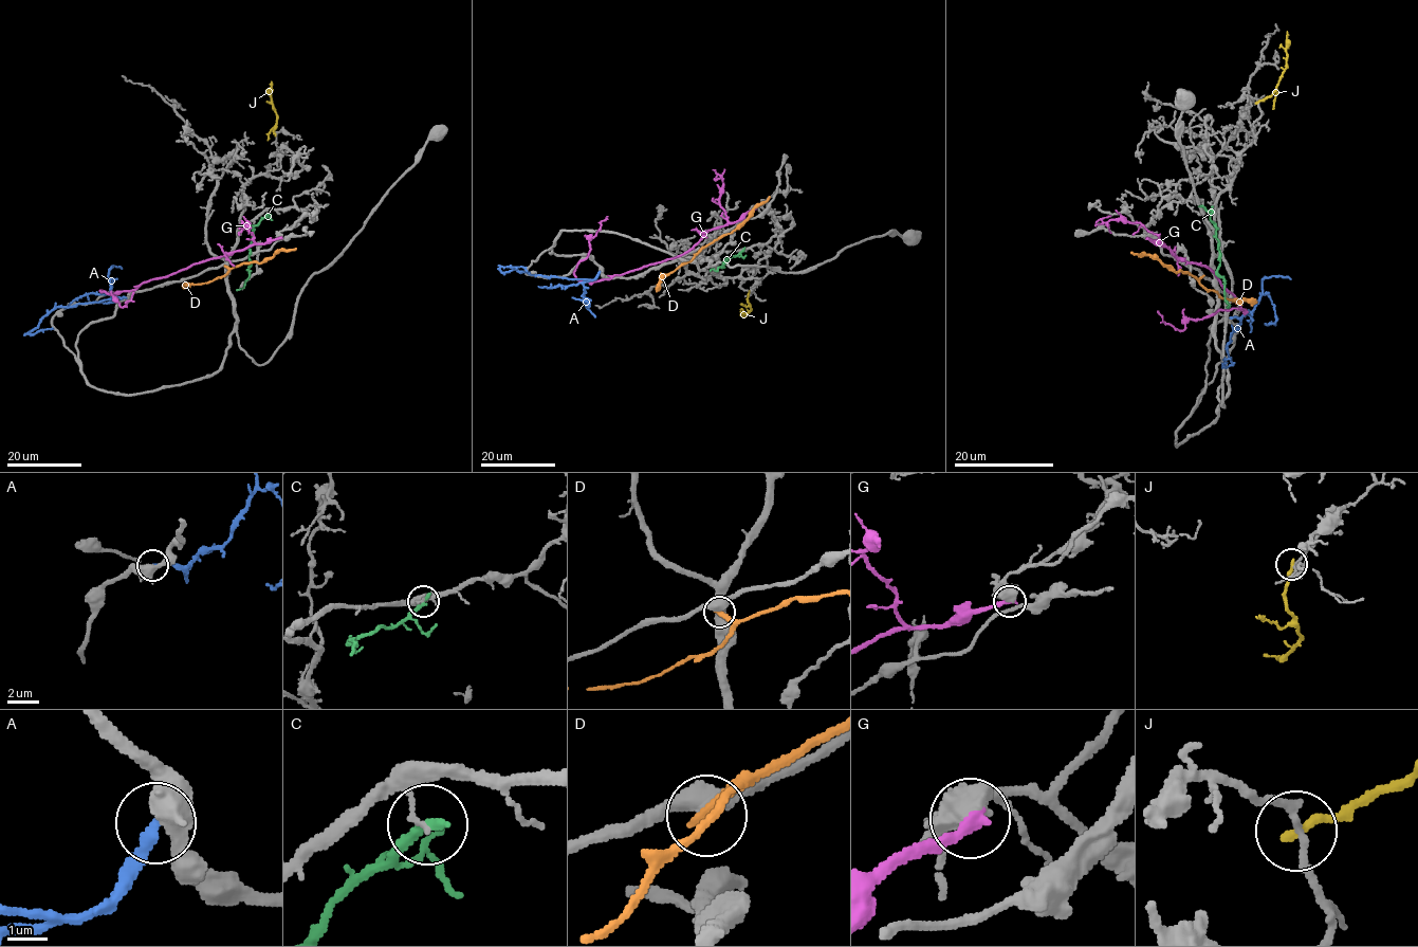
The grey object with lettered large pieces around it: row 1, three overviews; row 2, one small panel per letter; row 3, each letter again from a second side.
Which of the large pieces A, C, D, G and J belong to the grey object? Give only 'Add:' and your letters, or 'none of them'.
Add: none of them

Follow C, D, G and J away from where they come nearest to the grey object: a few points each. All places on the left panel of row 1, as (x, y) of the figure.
C: (269, 214), (253, 226), (249, 248), (250, 277), (243, 288), (236, 289)
D: (226, 266), (261, 263), (279, 250), (296, 248)
G: (280, 238), (195, 263), (143, 281), (136, 288), (114, 293), (99, 291), (114, 296), (123, 307), (133, 292)
J: (275, 134), (276, 114), (271, 82)

